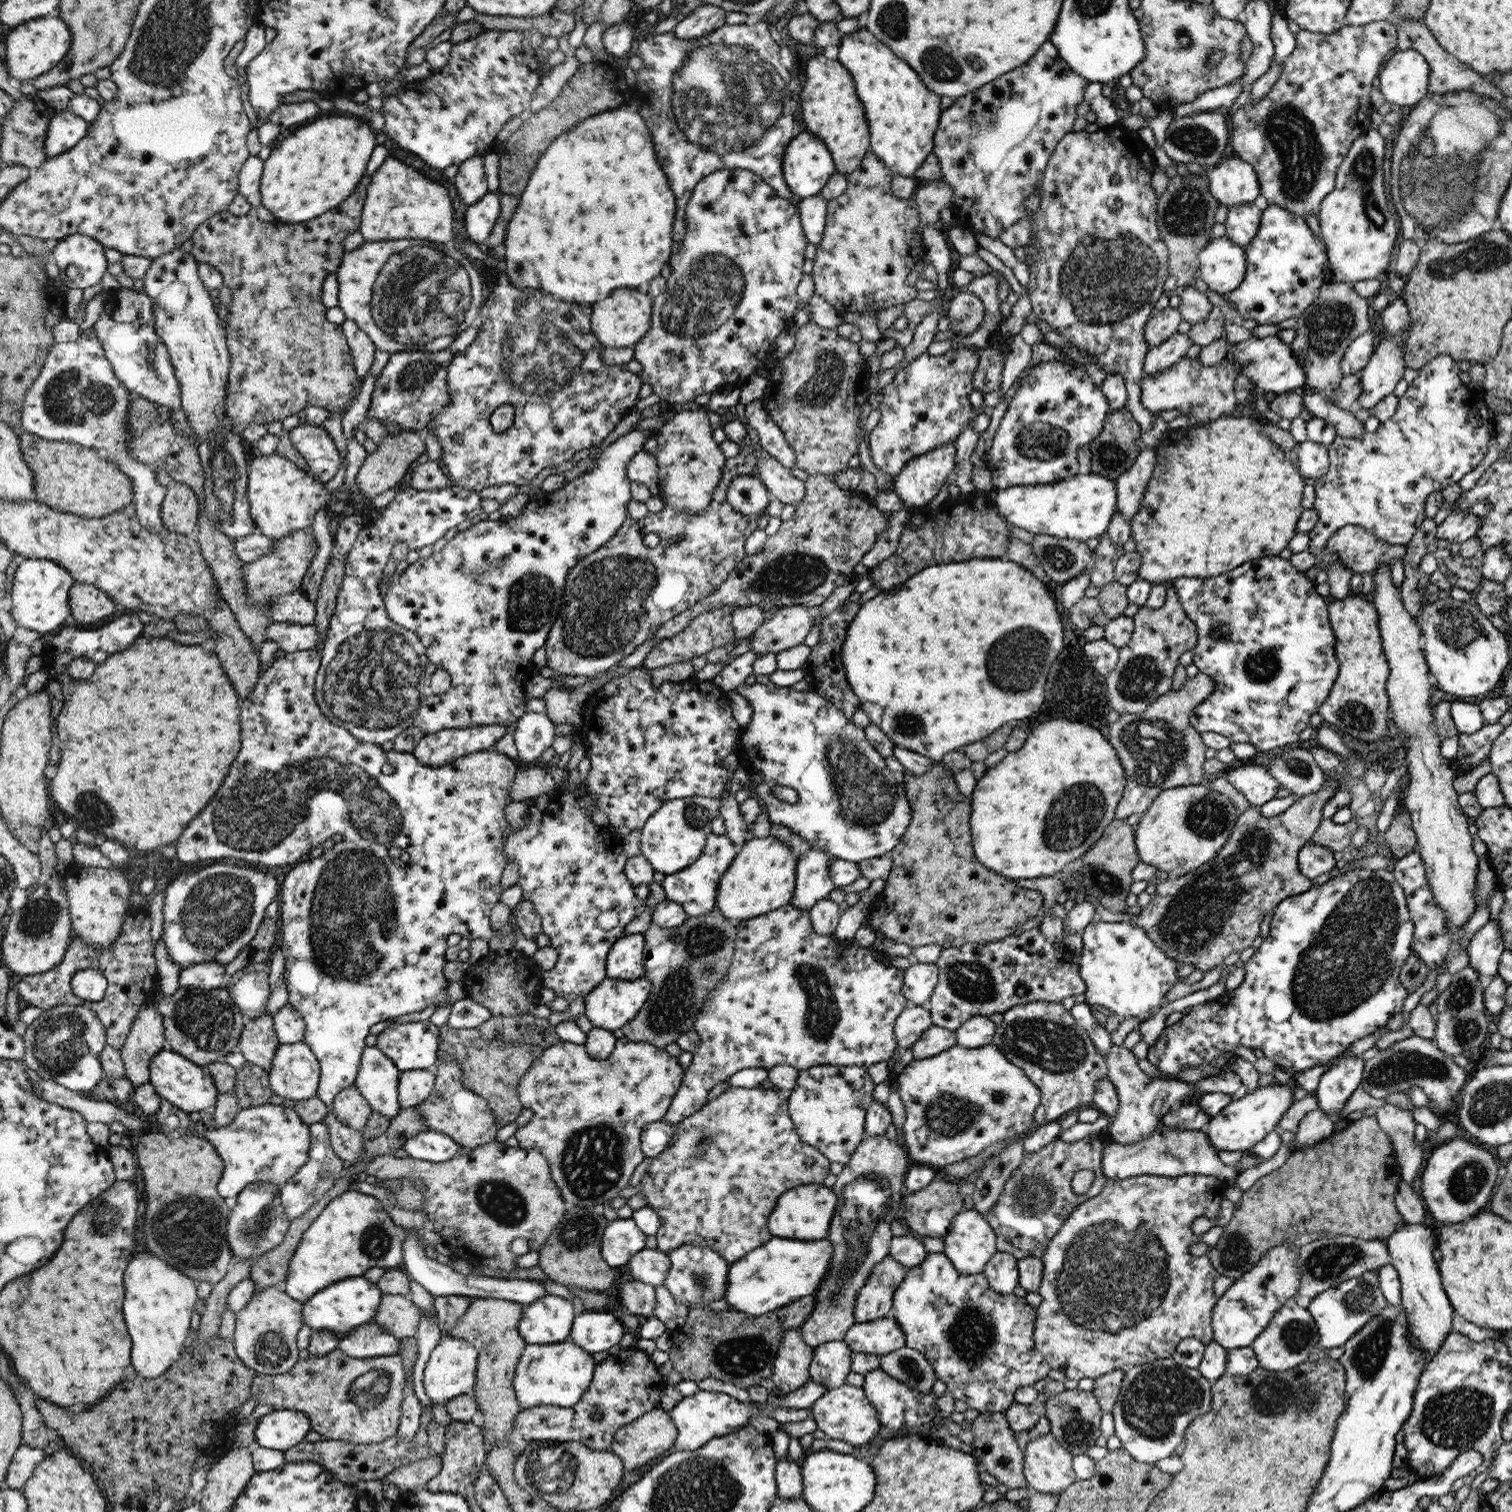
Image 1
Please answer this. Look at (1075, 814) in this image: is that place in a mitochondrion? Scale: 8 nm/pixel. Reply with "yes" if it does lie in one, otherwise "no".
yes

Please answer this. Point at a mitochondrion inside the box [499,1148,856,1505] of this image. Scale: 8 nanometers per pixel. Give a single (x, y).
(552, 1471)

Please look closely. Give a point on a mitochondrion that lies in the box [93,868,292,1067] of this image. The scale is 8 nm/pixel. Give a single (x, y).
(217, 912)

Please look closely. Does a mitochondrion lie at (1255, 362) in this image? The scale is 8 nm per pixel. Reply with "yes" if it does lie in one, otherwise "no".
no

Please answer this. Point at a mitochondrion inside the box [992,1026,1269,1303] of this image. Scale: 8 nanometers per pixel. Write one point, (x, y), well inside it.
(1033, 1195)

